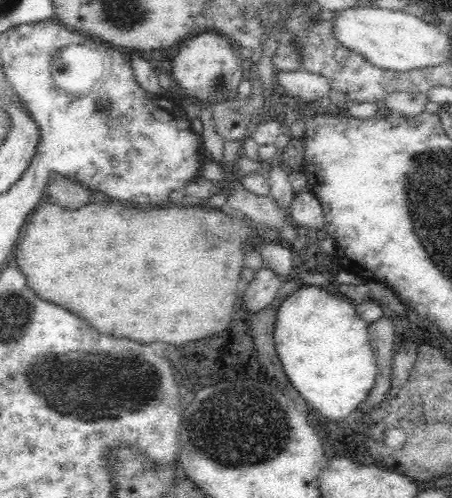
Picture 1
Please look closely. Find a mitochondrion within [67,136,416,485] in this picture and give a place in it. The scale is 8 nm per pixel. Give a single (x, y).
(230, 439)

